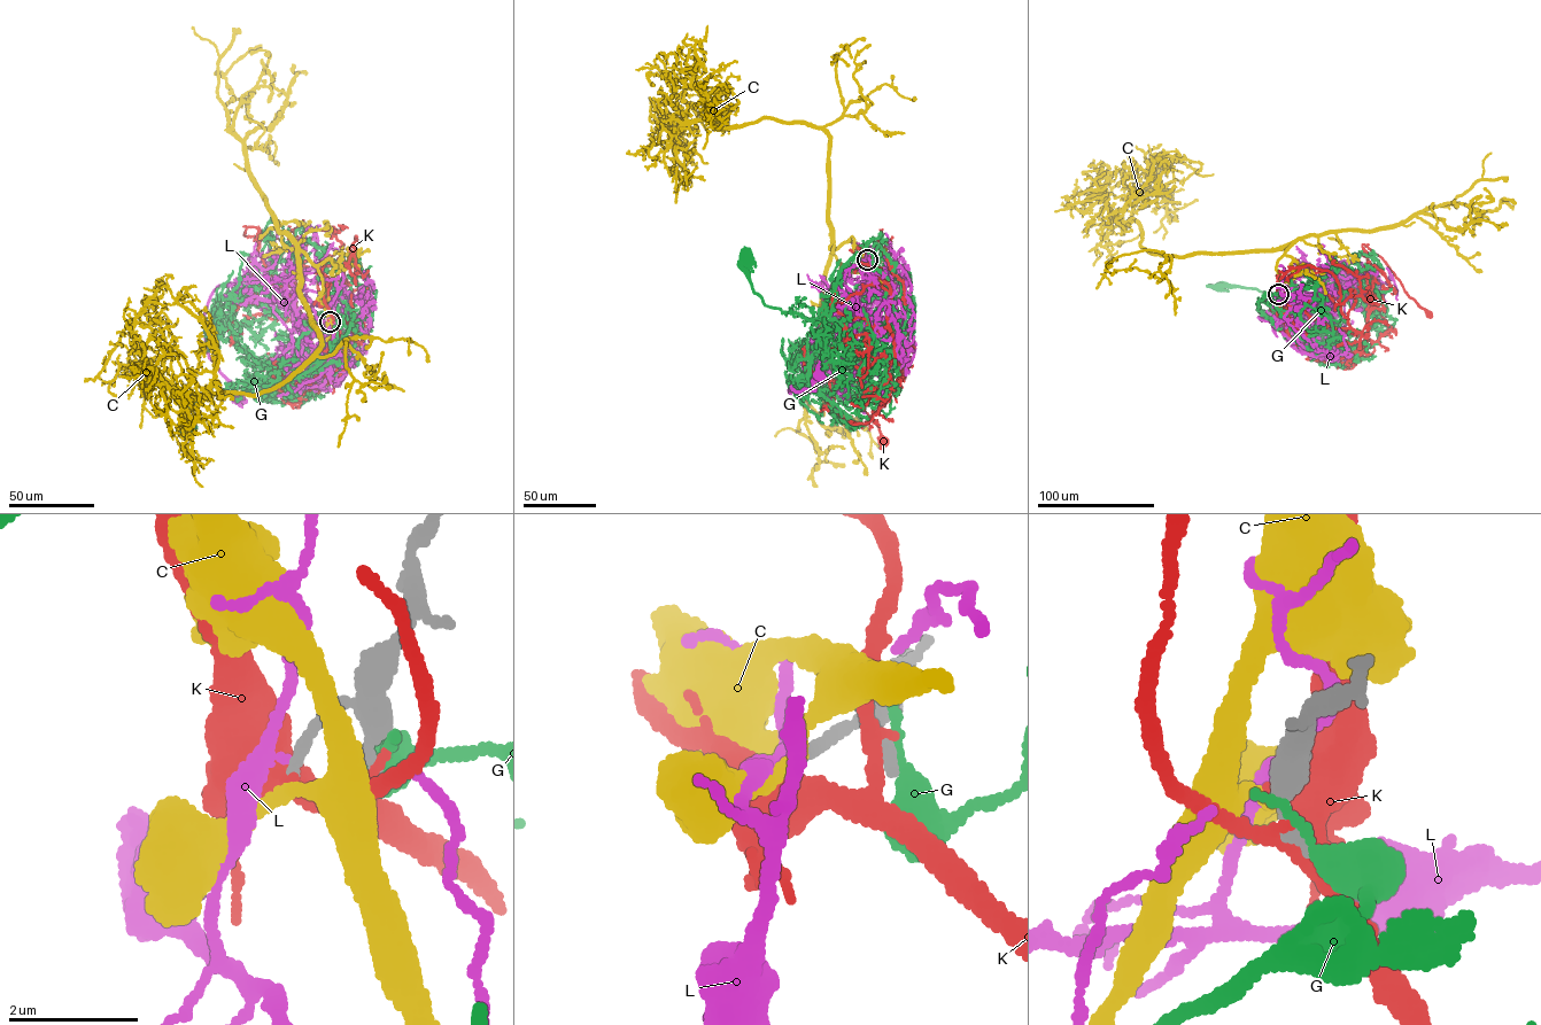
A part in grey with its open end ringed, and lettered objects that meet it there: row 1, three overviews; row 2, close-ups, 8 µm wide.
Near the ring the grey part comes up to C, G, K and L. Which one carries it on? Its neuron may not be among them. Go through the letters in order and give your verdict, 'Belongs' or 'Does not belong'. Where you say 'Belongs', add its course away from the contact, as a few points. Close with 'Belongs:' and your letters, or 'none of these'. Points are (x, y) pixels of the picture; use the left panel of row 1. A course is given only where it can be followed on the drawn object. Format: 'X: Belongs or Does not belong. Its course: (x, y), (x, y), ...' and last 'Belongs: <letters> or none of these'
C: Does not belong
G: Does not belong
K: Does not belong
L: Does not belong
Belongs: none of these

